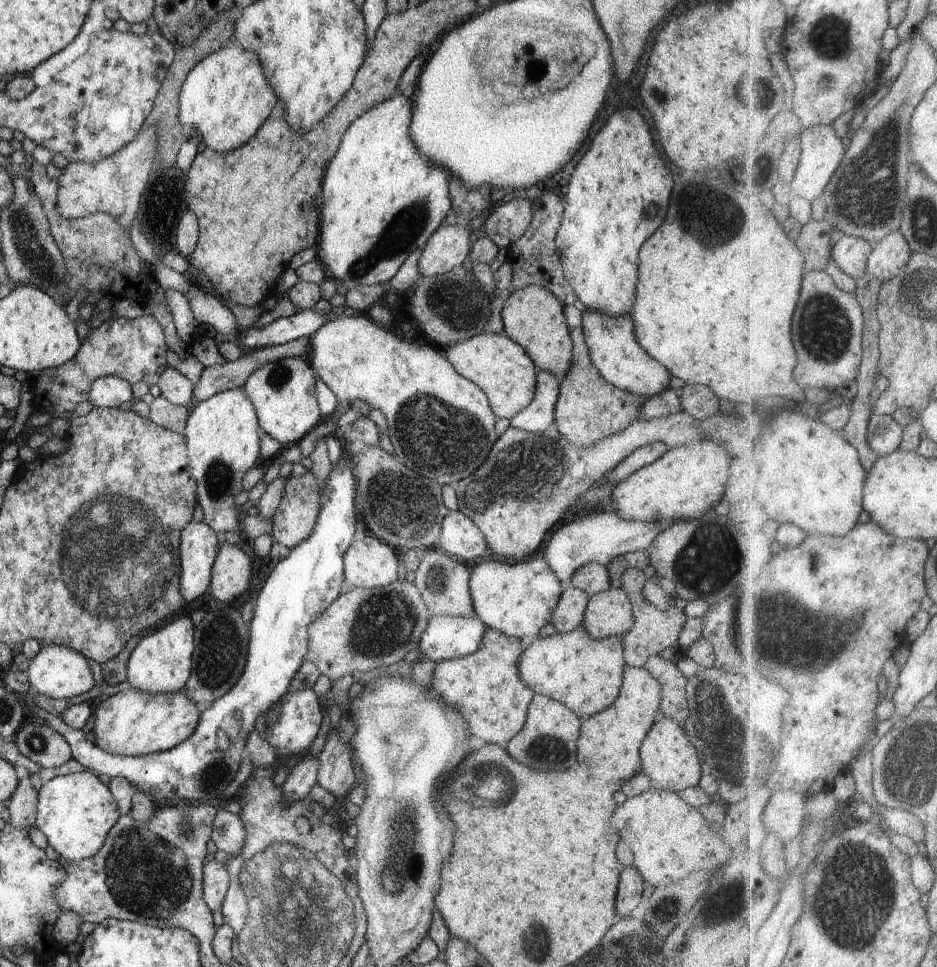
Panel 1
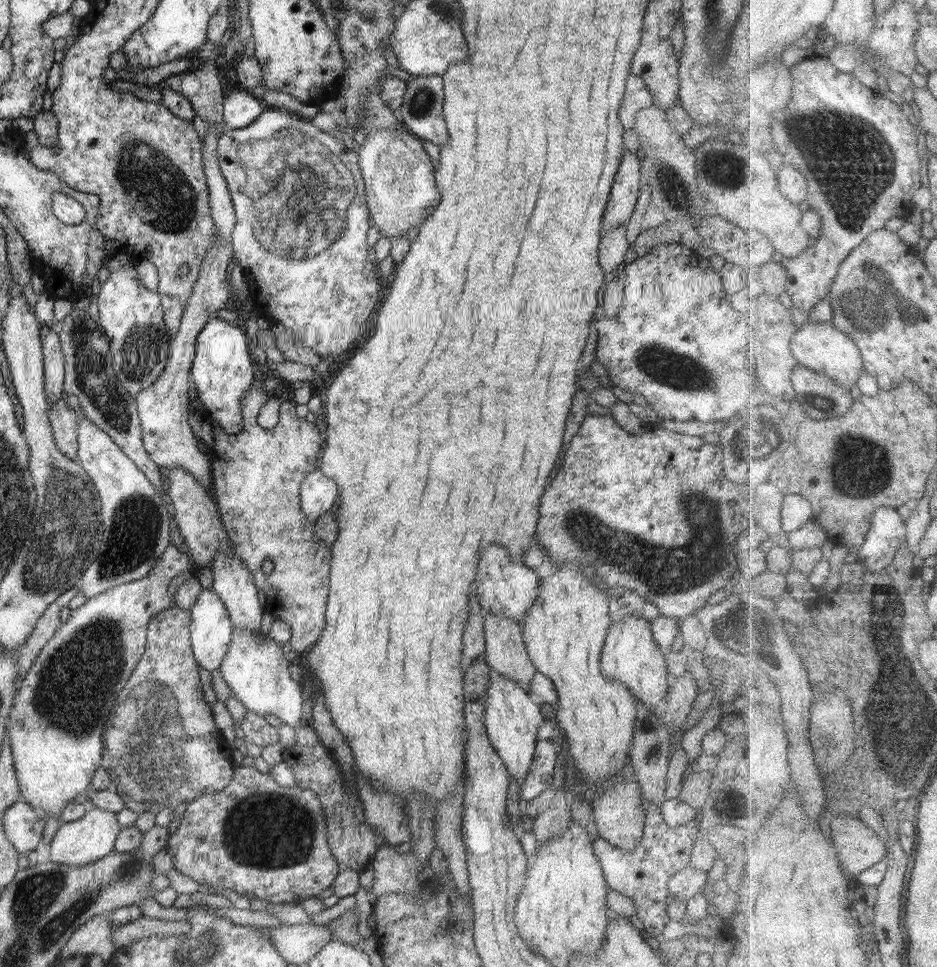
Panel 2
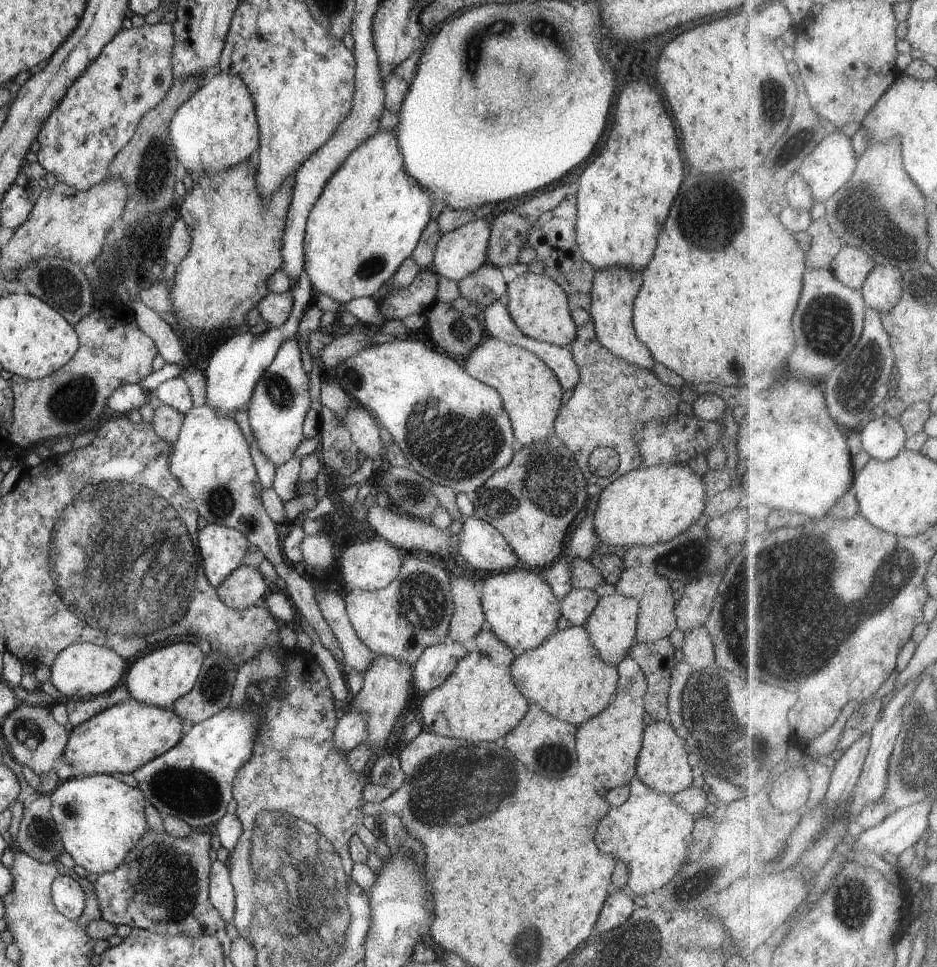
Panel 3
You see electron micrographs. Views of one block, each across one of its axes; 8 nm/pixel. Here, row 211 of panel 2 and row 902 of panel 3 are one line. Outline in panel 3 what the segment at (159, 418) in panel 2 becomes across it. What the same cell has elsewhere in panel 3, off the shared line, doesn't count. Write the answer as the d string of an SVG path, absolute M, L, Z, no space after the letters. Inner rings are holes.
M221 861L212 862L209 875L209 900L226 923L235 916L235 891L230 883L229 868Z

